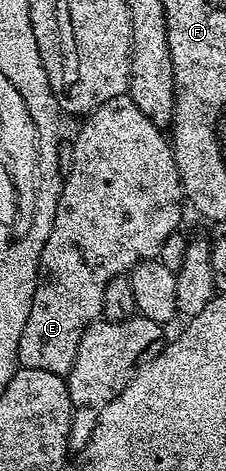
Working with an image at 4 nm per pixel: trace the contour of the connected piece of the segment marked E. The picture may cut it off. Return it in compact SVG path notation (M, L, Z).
M129 93L115 96L112 100L107 100L105 104L100 104L92 113L85 115L82 127L78 130L78 135L72 138L74 144L74 159L72 168L65 171L60 200L56 204L56 216L52 224L52 232L42 249L40 264L38 265L38 283L36 284L36 296L32 300L32 308L28 312L28 320L24 324L24 332L20 332L20 348L18 349L19 367L40 368L40 372L52 372L53 374L67 375L70 373L72 364L76 360L76 348L80 348L80 340L84 332L92 323L102 318L102 309L104 308L104 290L108 284L119 276L129 275L132 267L137 262L149 262L157 259L160 248L164 248L164 240L168 236L179 233L182 222L182 206L184 207L184 195L182 193L182 181L180 172L176 164L174 147L171 139L164 135L163 127L152 124L140 108L131 100Z

